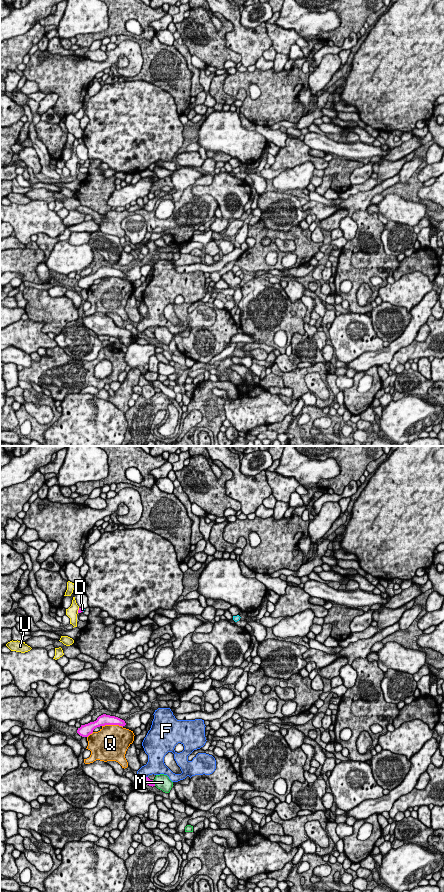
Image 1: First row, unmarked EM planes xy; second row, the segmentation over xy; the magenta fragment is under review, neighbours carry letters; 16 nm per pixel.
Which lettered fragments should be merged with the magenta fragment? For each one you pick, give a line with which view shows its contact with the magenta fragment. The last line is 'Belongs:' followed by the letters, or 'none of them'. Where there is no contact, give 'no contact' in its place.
D: contact in xy
Belongs: D

